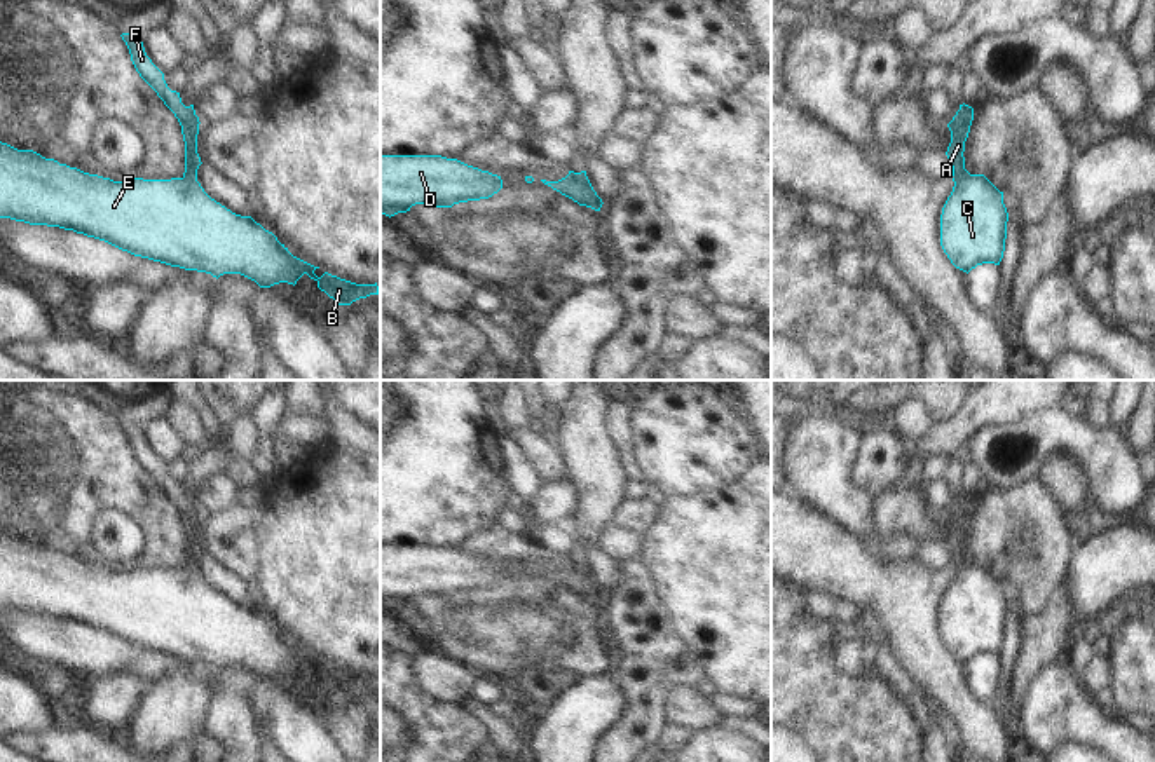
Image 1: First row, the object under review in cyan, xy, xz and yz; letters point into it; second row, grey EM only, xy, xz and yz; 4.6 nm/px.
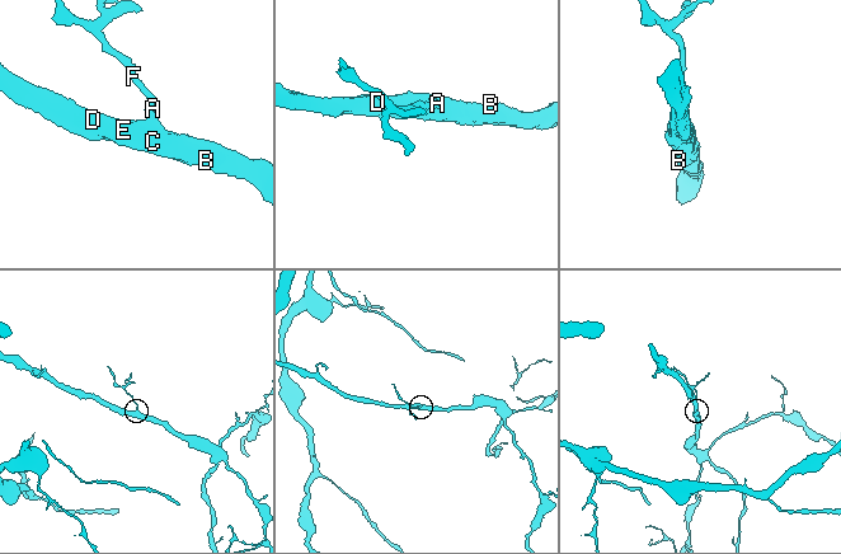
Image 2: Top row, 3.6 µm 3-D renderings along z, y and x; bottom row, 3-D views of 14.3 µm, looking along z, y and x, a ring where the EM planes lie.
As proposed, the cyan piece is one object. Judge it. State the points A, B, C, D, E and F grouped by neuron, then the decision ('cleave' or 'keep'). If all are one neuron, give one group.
groups A F / B C D E; cleave

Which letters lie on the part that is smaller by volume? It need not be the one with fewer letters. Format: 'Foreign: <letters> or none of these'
Foreign: A, F

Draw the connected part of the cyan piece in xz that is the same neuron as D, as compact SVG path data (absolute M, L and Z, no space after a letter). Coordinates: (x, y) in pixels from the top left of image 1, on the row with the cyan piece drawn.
M380 155L380 213L394 216L415 204L452 208L489 199L502 188L497 174L441 155Z

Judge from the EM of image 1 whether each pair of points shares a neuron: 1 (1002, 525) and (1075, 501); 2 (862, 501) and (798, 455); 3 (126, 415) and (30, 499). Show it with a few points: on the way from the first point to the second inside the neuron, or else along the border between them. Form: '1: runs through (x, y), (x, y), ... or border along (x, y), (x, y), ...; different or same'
1: border along (1040, 478), (1065, 513); different
2: runs through (847, 501), (813, 469); same
3: border along (82, 400), (121, 424); different

